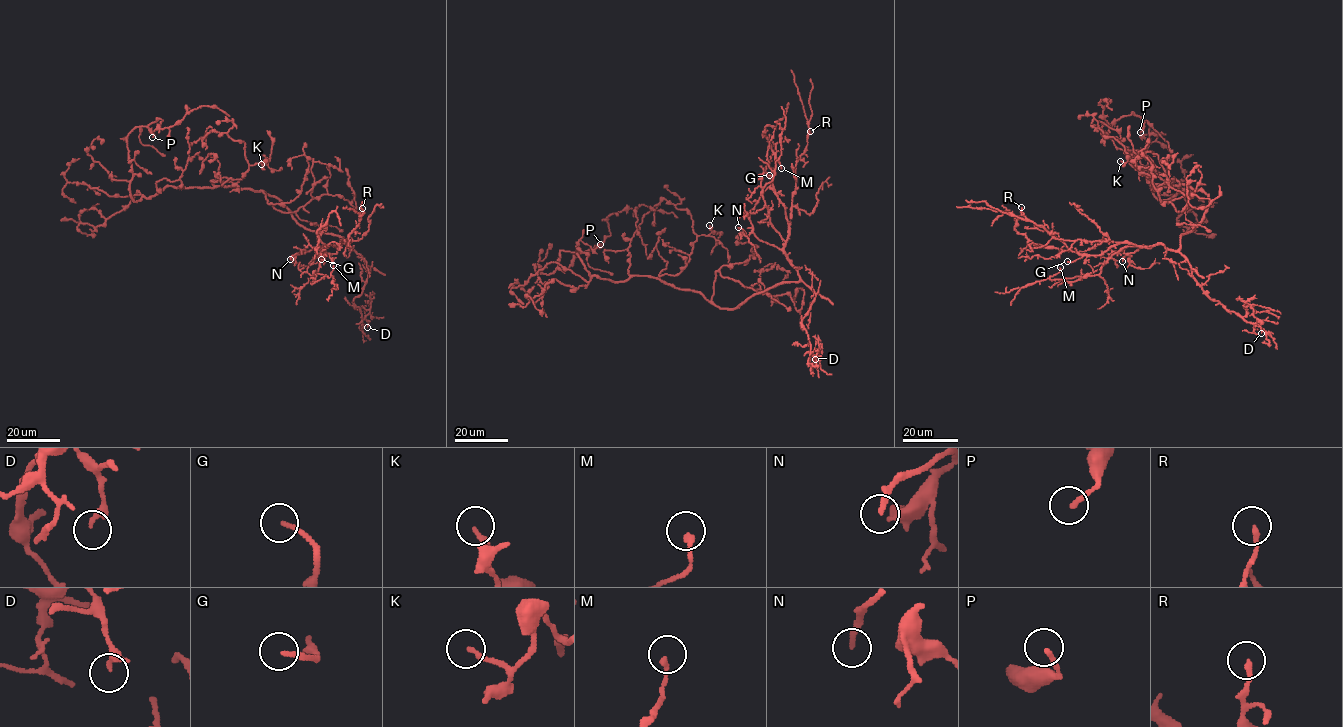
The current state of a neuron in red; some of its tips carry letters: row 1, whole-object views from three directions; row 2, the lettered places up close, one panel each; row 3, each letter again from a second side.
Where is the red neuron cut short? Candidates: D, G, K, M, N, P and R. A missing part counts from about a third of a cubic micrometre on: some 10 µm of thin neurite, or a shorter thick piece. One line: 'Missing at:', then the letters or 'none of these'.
Missing at: N

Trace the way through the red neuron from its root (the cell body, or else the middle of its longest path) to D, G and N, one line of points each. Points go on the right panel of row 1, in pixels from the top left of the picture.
D: (1193, 188), (1207, 195), (1208, 208), (1181, 236), (1180, 252), (1211, 299), (1257, 322), (1261, 333)
G: (1193, 188), (1207, 195), (1208, 208), (1181, 236), (1177, 250), (1117, 242), (1099, 255), (1067, 261)
N: (1193, 188), (1207, 195), (1208, 208), (1181, 236), (1180, 247), (1143, 245), (1122, 261)

